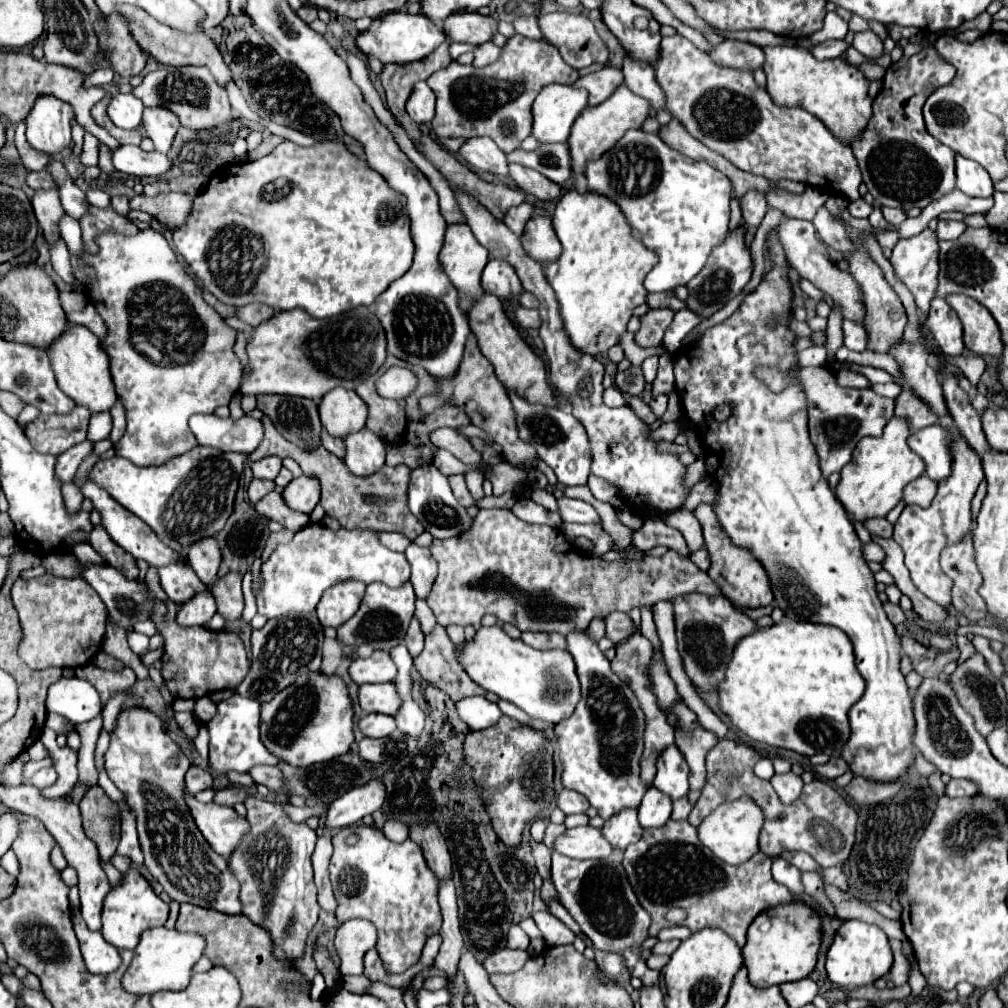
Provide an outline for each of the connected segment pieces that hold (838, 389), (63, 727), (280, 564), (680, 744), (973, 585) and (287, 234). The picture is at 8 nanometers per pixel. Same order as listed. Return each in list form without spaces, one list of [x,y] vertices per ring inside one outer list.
[[[827,366],[819,368],[799,368],[793,376],[793,372],[781,374],[779,370],[765,368],[755,372],[757,378],[765,380],[773,392],[783,390],[783,386],[791,380],[797,380],[803,384],[803,390],[807,394],[809,402],[809,434],[819,460],[823,476],[829,476],[833,472],[841,472],[841,468],[851,460],[851,454],[861,438],[865,436],[881,436],[885,424],[893,418],[893,400],[877,396],[873,390],[857,390],[857,388],[843,388],[837,384],[837,374],[829,370]]]
[[[47,716],[47,722],[45,722],[45,726],[47,728],[51,728],[51,730],[55,730],[57,734],[65,734],[67,732],[67,720],[63,718],[63,716]]]
[[[309,524],[309,526],[301,528],[289,544],[279,544],[273,550],[269,560],[261,566],[261,574],[263,574],[265,586],[259,594],[255,594],[259,614],[263,614],[267,618],[301,618],[315,610],[321,594],[329,586],[345,582],[345,580],[361,580],[363,584],[383,582],[389,588],[399,588],[403,582],[409,580],[409,564],[407,564],[407,558],[403,554],[387,550],[379,542],[379,538],[373,530],[345,530],[345,528],[339,528],[335,532],[335,530],[329,530],[321,524]]]
[[[683,700],[675,704],[675,714],[679,716],[683,728],[675,732],[675,746],[685,756],[691,772],[689,772],[689,786],[691,790],[701,790],[705,784],[705,756],[717,744],[717,736],[711,730],[705,730],[697,716],[685,706]]]
[[[971,534],[959,544],[951,544],[941,552],[941,568],[953,580],[953,608],[969,622],[979,622],[987,616],[987,604],[979,596],[979,568],[975,568],[975,548]]]
[[[283,140],[271,154],[263,156],[261,160],[241,162],[241,166],[229,164],[229,166],[219,168],[211,176],[207,188],[195,196],[193,210],[191,210],[189,218],[185,220],[185,224],[181,224],[173,230],[173,242],[175,242],[177,252],[185,258],[185,262],[193,270],[199,284],[205,290],[209,290],[223,304],[247,306],[251,302],[261,302],[275,310],[303,308],[313,318],[329,318],[329,316],[343,314],[355,306],[371,306],[375,302],[375,298],[383,290],[387,290],[393,280],[397,280],[411,268],[415,244],[409,234],[409,216],[405,212],[405,204],[407,204],[407,198],[401,192],[395,192],[393,188],[389,188],[387,180],[379,172],[367,168],[367,162],[357,158],[355,154],[351,154],[343,142],[329,140],[329,142],[317,142],[317,144],[305,148],[305,146],[297,146],[291,140]]]

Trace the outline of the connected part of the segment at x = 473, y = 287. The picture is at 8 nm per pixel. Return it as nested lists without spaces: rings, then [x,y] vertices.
[[[449,224],[447,232],[445,232],[445,244],[439,252],[439,262],[443,272],[447,274],[449,282],[457,288],[457,296],[459,296],[459,308],[463,312],[469,312],[473,302],[479,300],[479,296],[483,296],[483,288],[481,288],[481,272],[487,264],[489,256],[487,250],[475,240],[471,228],[467,228],[467,224]]]

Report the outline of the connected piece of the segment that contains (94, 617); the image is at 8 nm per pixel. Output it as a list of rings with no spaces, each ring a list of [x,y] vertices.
[[[43,574],[31,580],[19,578],[11,588],[11,598],[23,630],[23,638],[19,642],[19,658],[33,670],[45,670],[51,666],[77,668],[95,660],[95,654],[103,646],[107,612],[105,604],[99,600],[99,594],[83,578],[55,578],[51,574]]]

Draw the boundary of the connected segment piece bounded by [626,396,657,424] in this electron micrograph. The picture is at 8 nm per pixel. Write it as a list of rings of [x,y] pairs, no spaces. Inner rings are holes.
[[[632,396],[627,399],[626,403],[646,424],[651,424],[657,421],[657,416],[655,416],[650,406],[645,403],[641,398],[637,396]]]

